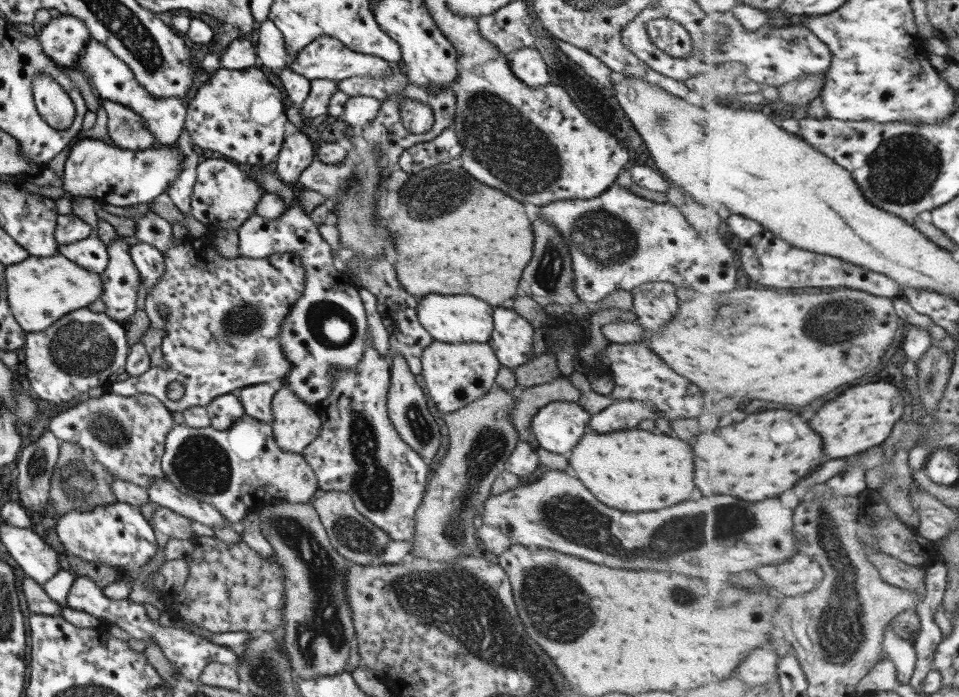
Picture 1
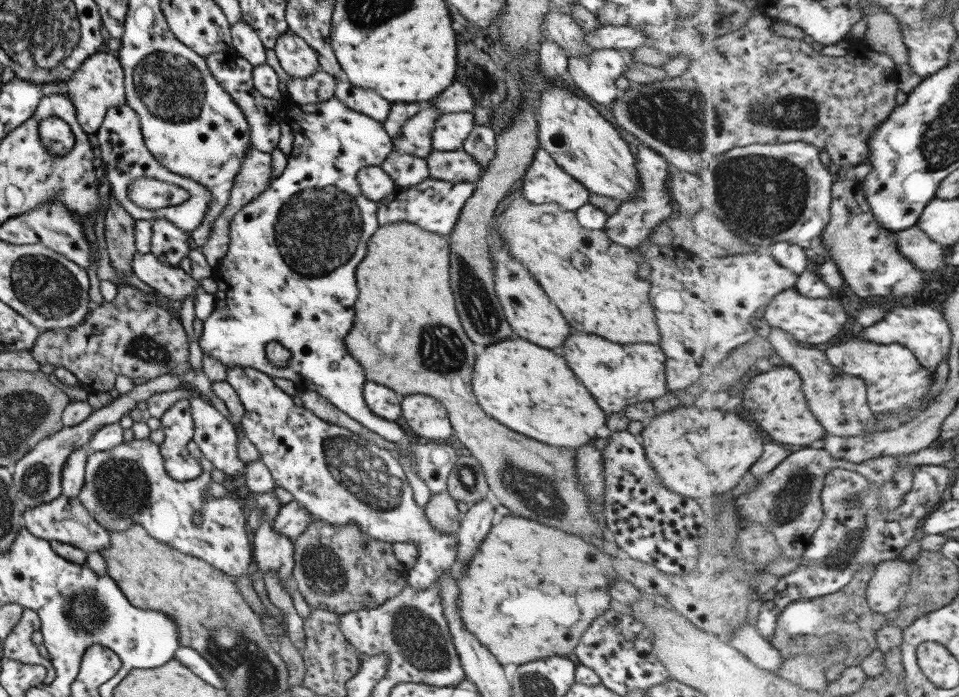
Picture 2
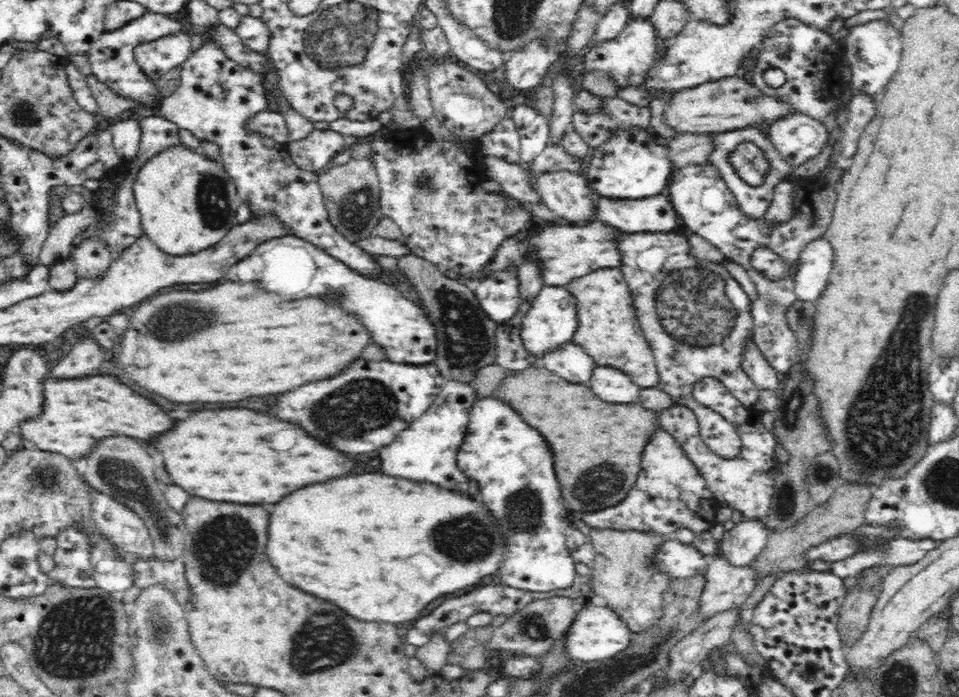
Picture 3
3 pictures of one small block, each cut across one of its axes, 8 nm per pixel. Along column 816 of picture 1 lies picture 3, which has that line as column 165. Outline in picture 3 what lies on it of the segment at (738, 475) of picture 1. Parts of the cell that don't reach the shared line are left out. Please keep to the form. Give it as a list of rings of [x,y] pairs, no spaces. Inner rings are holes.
[[[242,408],[194,412],[184,420],[176,420],[176,424],[168,432],[156,434],[150,440],[150,446],[162,454],[166,472],[176,486],[184,488],[192,496],[200,496],[212,502],[268,504],[280,500],[280,496],[304,484],[342,476],[352,468],[352,462],[348,458],[332,452],[330,448],[324,448],[322,444],[316,444],[316,440],[308,440],[308,436],[304,436],[300,428]]]

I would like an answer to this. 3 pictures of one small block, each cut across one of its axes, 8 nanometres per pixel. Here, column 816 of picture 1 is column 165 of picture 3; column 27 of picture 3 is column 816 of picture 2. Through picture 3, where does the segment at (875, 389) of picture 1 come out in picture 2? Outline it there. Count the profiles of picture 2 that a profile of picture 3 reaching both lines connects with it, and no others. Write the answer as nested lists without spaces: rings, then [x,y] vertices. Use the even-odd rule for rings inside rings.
[[[779,366],[771,372],[763,372],[763,374],[755,376],[745,388],[743,404],[747,410],[751,410],[751,418],[759,426],[763,426],[777,442],[791,444],[793,448],[808,447],[815,440],[824,440],[827,435],[823,425],[820,421],[817,422],[817,418],[809,410],[809,404],[805,400],[805,392],[803,392],[803,380],[801,380],[799,372],[795,372],[789,366]]]

